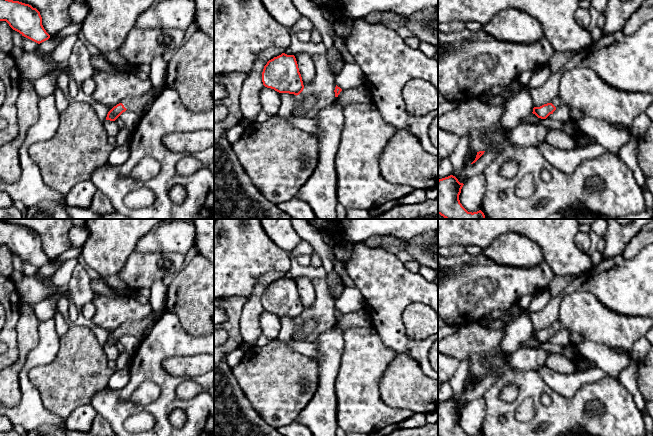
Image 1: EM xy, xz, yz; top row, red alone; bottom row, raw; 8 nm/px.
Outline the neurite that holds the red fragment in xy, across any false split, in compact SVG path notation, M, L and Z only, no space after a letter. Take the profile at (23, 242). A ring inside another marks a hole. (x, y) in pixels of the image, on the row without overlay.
M0 221L0 245L6 245L13 254L38 268L50 262L42 249L40 236L29 228Z

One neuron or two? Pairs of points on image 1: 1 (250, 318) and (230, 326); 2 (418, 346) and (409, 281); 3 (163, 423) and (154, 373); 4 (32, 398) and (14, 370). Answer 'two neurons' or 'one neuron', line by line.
1: two neurons
2: one neuron
3: one neuron
4: two neurons

